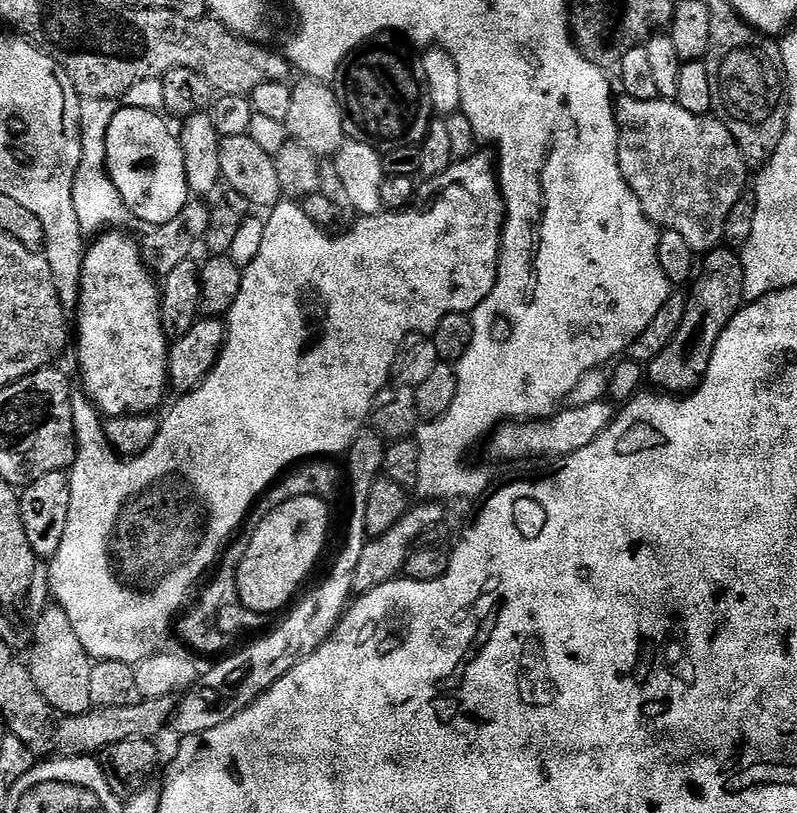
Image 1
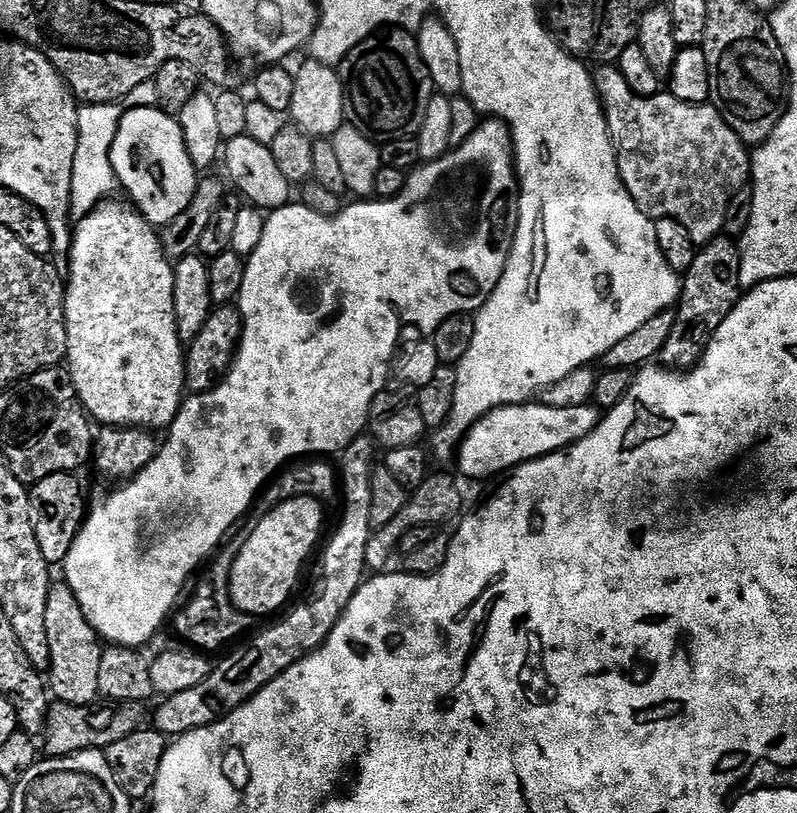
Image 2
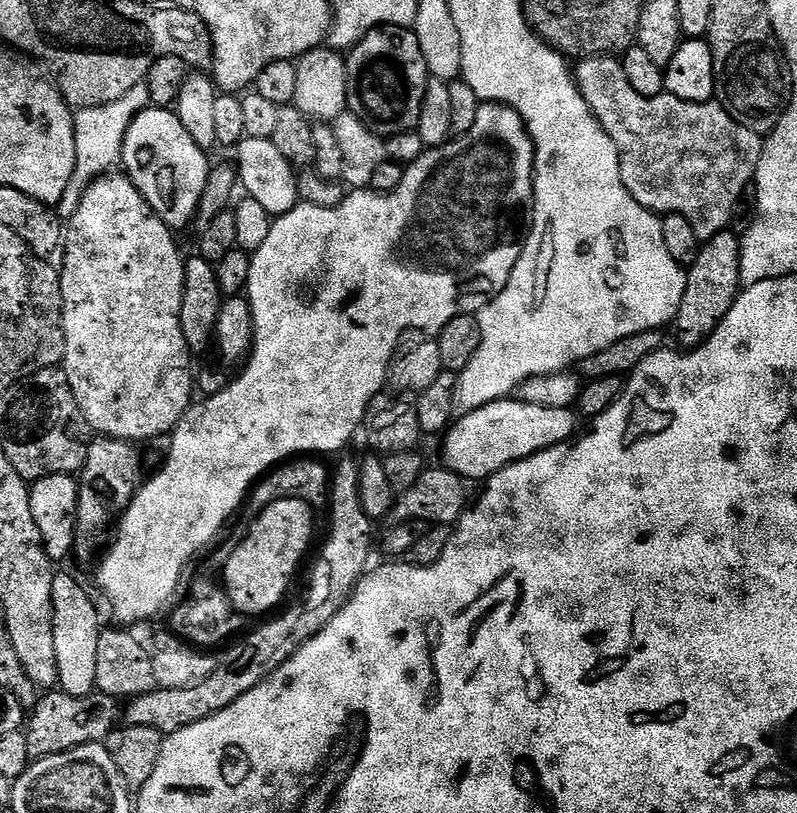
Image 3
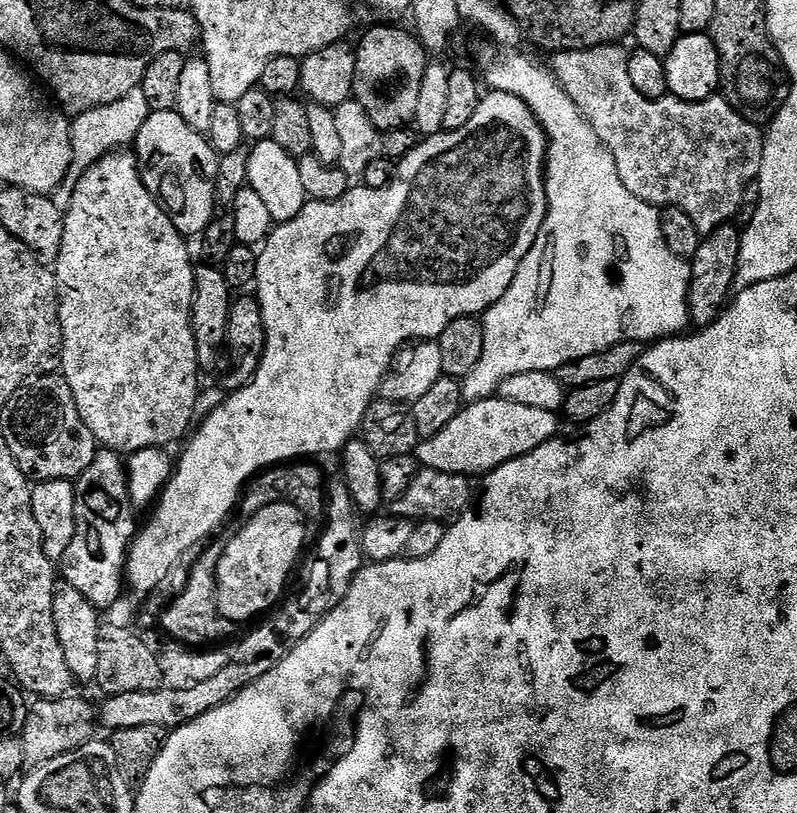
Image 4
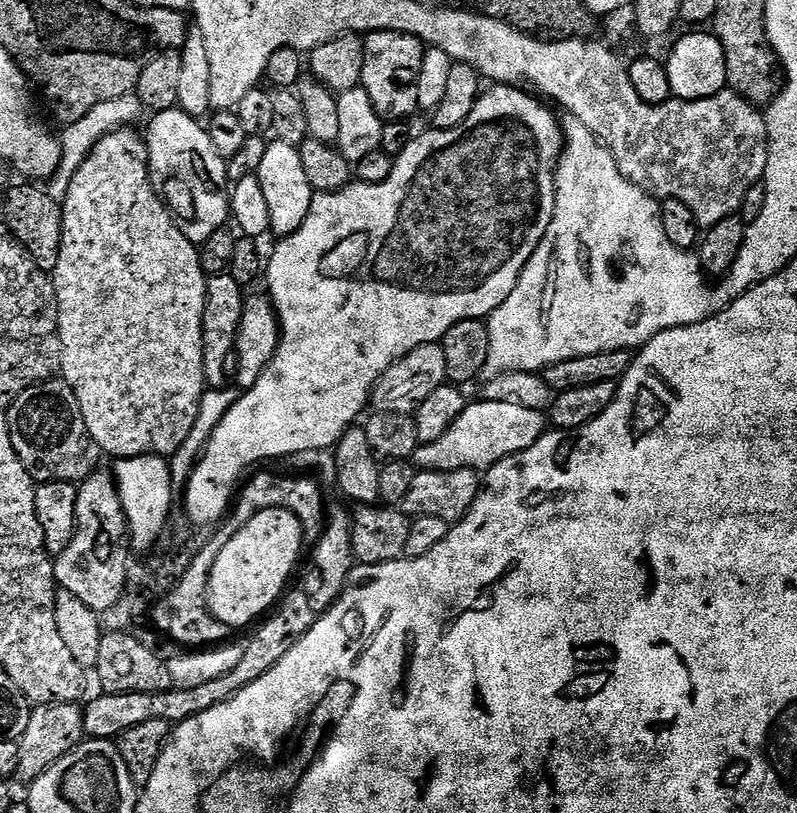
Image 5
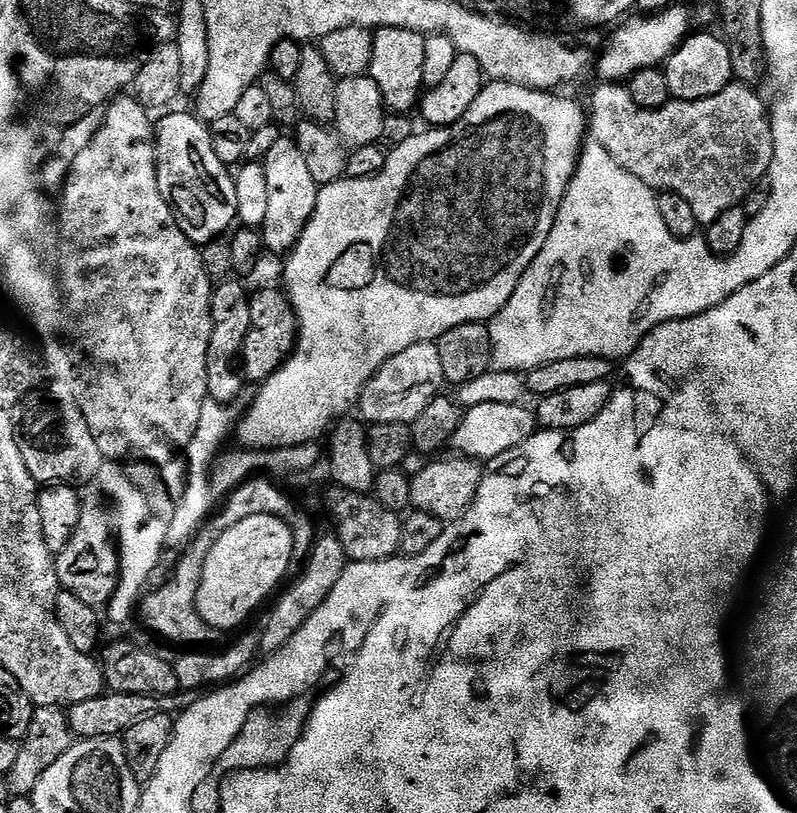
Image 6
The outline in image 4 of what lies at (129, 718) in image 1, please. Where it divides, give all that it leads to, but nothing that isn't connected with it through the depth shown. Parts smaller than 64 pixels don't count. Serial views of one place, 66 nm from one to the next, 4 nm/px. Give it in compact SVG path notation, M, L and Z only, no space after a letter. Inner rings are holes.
M65 694L54 700L43 698L35 701L36 705L27 709L24 718L24 731L18 739L24 751L24 762L29 769L41 768L59 756L68 756L75 748L89 743L98 728L98 712L84 700L75 700L72 694Z

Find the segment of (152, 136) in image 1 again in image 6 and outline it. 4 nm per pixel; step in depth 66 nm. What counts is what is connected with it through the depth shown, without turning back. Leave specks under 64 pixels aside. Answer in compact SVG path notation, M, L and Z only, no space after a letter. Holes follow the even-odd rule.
M191 111L171 112L158 124L158 156L162 161L167 183L168 180L172 183L170 203L180 222L180 228L193 244L203 246L223 237L233 227L231 224L237 223L236 182L229 165L221 162L218 154L214 154L209 125Z

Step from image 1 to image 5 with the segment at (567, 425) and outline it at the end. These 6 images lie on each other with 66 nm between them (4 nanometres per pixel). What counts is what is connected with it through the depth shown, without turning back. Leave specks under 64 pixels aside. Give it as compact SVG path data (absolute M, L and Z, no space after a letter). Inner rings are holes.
M477 399L476 404L469 403L464 413L441 434L438 439L429 444L420 444L411 456L411 463L422 472L449 472L450 470L487 470L494 467L502 458L510 458L538 442L538 438L545 431L542 413L538 410L525 410L522 406L513 406L510 402L490 402Z

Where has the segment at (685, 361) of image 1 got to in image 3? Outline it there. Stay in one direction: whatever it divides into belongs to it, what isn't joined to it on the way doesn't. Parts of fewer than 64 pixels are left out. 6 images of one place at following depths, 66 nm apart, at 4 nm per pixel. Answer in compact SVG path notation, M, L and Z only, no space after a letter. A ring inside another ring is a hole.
M725 230L703 241L698 258L687 269L686 290L682 294L680 313L676 315L674 329L680 339L679 347L691 350L704 343L716 327L730 314L736 297L742 291L740 283L740 242L741 237L731 230Z

